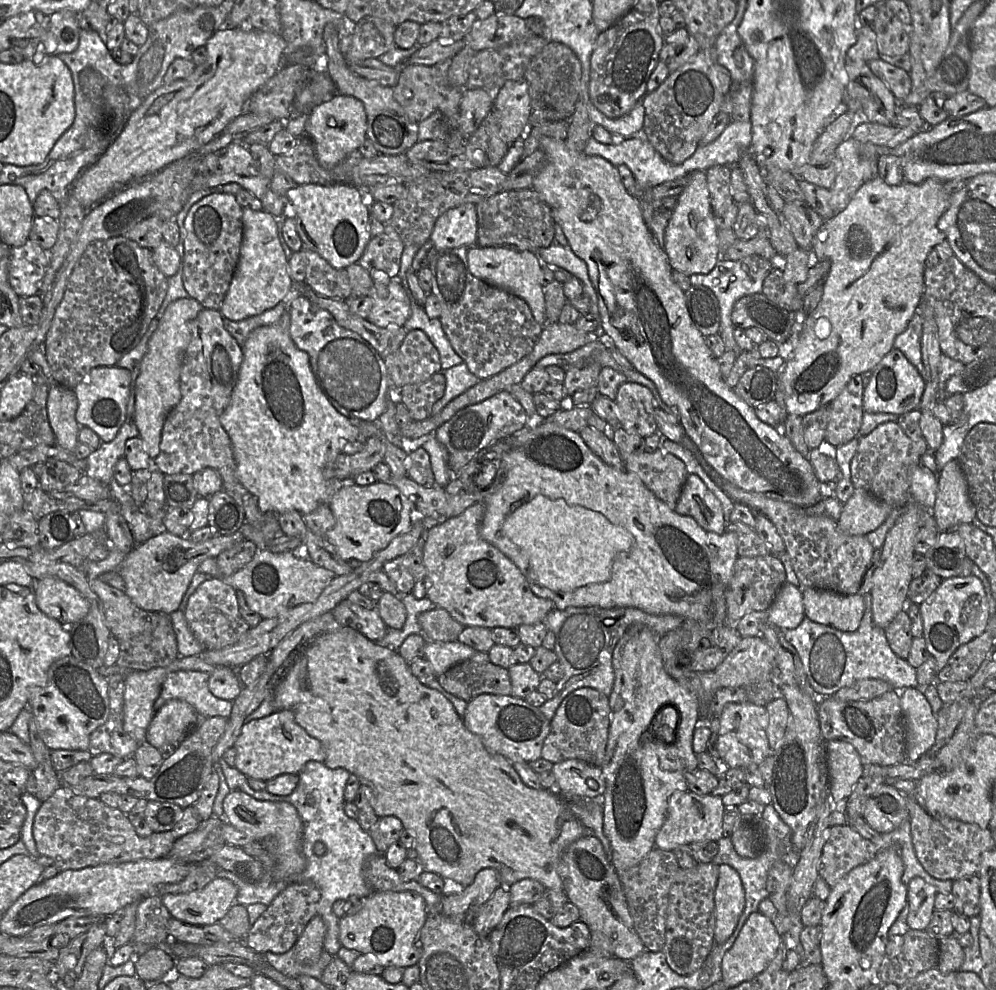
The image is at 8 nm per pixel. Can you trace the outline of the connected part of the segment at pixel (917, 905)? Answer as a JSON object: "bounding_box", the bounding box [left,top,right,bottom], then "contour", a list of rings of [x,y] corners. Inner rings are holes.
{"bounding_box":[907,877,938,931],"contour":[[[914,877],[907,886],[907,903],[909,913],[907,925],[911,930],[925,931],[931,921],[935,897],[938,891],[935,886],[920,877]]]}

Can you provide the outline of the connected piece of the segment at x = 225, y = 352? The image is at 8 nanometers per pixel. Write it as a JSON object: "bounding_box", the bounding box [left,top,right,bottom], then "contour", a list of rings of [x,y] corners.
{"bounding_box":[153,308,265,528],"contour":[[[204,308],[190,324],[191,339],[180,374],[181,399],[166,417],[160,452],[153,464],[164,475],[193,475],[204,468],[215,469],[222,477],[223,491],[243,507],[245,522],[260,528],[265,515],[259,510],[256,498],[238,480],[232,444],[220,422],[230,402],[243,361],[242,347],[225,329],[223,319],[219,310]]]}

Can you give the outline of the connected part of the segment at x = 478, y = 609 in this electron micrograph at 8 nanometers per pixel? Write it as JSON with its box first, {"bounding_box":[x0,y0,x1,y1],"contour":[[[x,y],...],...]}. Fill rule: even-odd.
{"bounding_box":[423,502,553,630],"contour":[[[476,502],[460,515],[426,531],[423,549],[426,597],[464,627],[491,630],[544,622],[553,602],[536,596],[520,569],[481,537],[484,512],[484,503]]]}

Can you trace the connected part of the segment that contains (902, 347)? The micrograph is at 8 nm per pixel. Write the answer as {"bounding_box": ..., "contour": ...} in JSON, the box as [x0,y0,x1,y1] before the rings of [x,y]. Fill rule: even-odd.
{"bounding_box":[894,312,929,382],"contour":[[[915,312],[907,328],[896,336],[894,348],[899,349],[906,358],[917,368],[925,382],[929,380],[921,352],[921,339],[923,334],[923,320],[919,312]]]}

